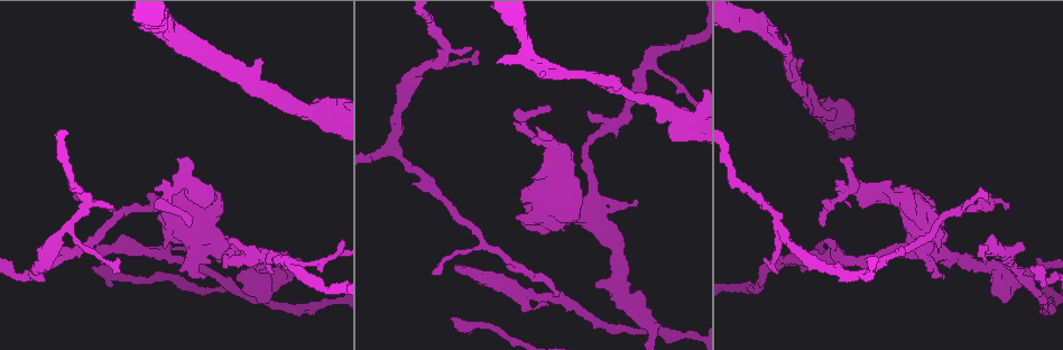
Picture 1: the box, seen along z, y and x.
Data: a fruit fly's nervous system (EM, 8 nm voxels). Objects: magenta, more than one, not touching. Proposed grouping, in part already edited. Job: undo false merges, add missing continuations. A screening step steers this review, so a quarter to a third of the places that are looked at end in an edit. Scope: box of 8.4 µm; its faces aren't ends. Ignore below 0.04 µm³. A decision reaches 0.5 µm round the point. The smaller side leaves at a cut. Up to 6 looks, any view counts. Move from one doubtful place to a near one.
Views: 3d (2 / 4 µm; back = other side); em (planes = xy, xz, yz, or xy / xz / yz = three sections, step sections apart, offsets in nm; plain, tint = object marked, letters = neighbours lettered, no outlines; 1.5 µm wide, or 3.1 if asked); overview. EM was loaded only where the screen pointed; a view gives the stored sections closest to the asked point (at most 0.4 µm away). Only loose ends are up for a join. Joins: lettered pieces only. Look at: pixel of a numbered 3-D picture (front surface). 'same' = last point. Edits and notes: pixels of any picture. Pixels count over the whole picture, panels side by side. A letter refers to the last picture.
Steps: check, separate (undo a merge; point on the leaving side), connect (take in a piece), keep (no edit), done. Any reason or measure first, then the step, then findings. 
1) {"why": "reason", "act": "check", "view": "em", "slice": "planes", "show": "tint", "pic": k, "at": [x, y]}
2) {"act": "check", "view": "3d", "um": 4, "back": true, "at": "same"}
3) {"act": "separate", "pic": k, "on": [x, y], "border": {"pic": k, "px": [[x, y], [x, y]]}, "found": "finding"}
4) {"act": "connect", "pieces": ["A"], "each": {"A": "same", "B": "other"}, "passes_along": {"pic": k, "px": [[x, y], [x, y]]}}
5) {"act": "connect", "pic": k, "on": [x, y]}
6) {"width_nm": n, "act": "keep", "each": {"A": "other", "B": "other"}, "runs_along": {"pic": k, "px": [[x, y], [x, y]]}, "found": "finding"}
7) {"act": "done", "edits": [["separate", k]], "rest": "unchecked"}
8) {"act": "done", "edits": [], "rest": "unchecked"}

{"why": "an open end", "act": "check", "view": "3d", "um": 4, "pic": 1, "at": [986, 264]}

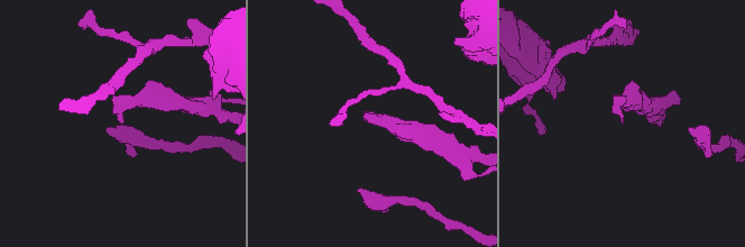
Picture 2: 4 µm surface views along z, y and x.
{"act": "check", "view": "em", "um": 3.1, "slice": "xz", "step": 16, "show": "letters", "pic": 2, "at": [371, 119]}

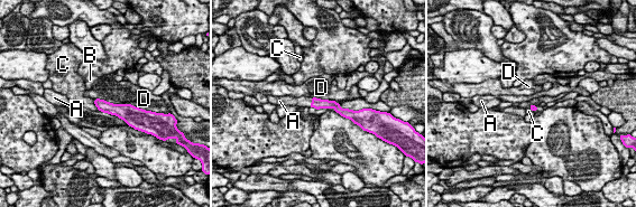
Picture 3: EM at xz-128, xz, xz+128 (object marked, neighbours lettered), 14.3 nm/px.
{"why": "another direction", "act": "check", "view": "em", "um": 3.1, "slice": "planes", "show": "letters", "at": "same"}

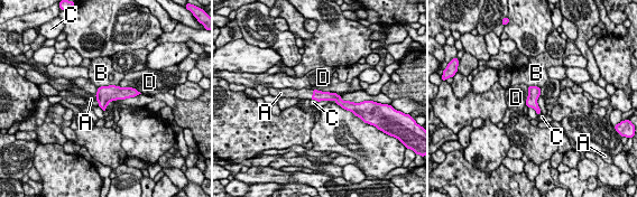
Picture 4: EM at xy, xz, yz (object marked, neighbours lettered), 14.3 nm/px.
{"act": "keep", "each": {"A": "other", "B": "other", "C": "other", "D": "other"}, "found": "none of them fits"}

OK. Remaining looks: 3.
{"why": "branch stops here", "act": "check", "view": "em", "slice": "planes", "show": "plain", "pic": 1, "at": [562, 231]}

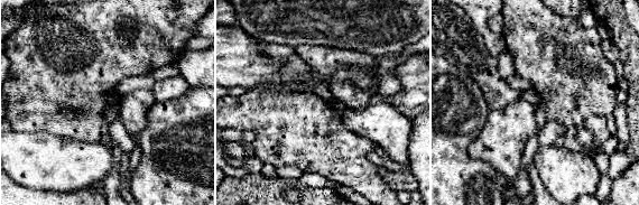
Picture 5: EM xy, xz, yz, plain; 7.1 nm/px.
{"why": "see the neighbours", "act": "check", "view": "em", "slice": "planes", "show": "letters", "at": "same"}

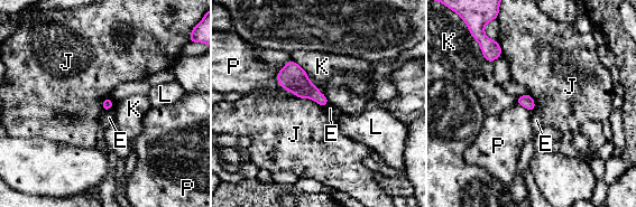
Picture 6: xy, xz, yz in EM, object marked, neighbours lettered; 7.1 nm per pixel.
{"act": "keep", "each": {"E": "other", "J": "other", "K": "other", "L": "other", "P": "other"}, "found": "no lettered piece goes on from it"}

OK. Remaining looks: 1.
{"why": "three arms meet", "act": "check", "view": "em", "slice": "planes", "show": "letters", "pic": 1, "at": [778, 263]}

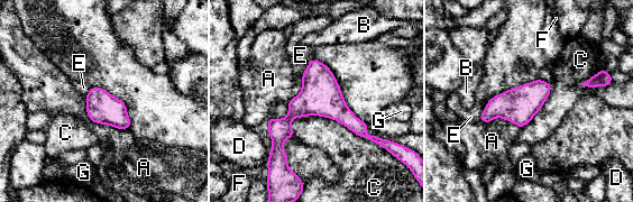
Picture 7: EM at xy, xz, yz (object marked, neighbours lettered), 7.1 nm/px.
{"act": "keep", "each": {"A": "other", "B": "other", "C": "other", "D": "other", "E": "other", "F": "other", "G": "other"}, "runs_along": {"pic": 7, "px": [[271, 121], [335, 107], [374, 138]]}, "found": "continuous, no second neuron"}

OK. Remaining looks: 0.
{"act": "done", "edits": [], "rest": "unchecked"}

